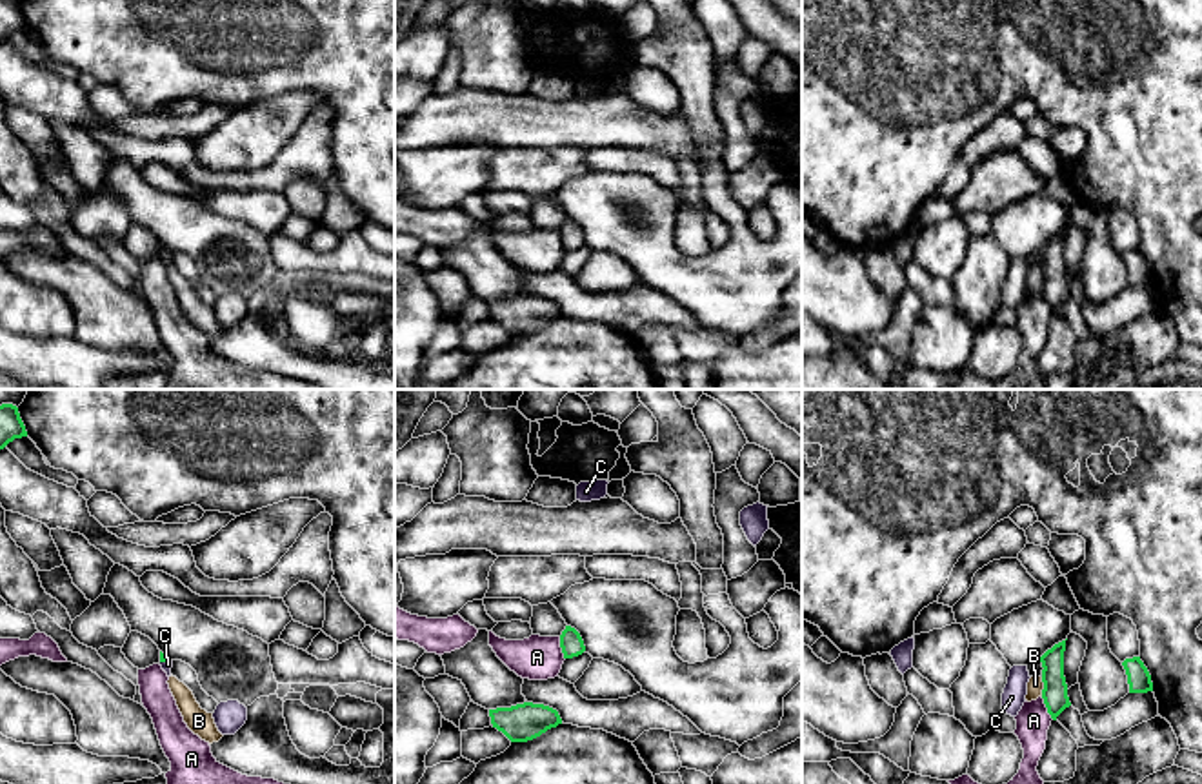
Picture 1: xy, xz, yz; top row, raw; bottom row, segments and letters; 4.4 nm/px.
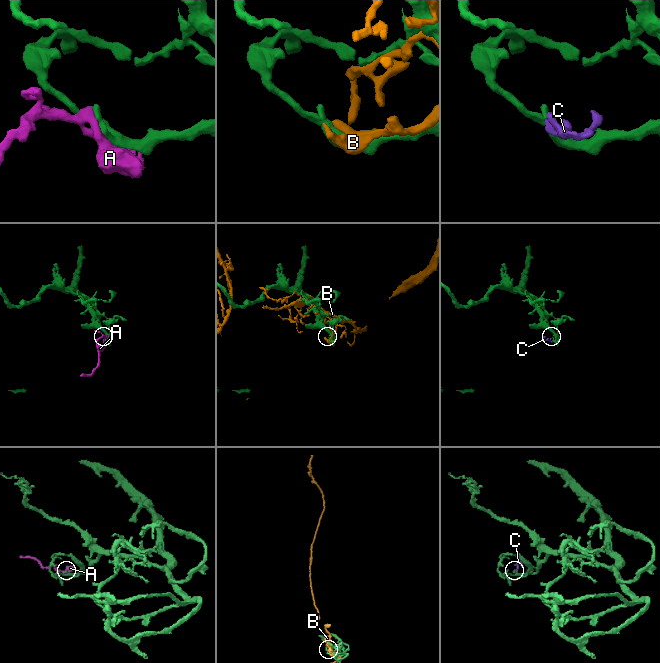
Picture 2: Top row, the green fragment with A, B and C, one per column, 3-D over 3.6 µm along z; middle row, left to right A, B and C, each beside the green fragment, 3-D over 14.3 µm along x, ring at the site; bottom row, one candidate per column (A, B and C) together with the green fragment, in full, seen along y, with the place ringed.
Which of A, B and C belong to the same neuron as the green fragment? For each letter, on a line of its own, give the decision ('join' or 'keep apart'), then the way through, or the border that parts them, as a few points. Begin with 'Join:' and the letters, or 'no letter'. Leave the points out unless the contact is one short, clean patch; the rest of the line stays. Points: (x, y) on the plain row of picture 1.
Join: C
A: keep apart; border yz (1041, 290), (1053, 311)
B: keep apart
C: join; way xy (164, 250), (164, 253), (168, 257)

